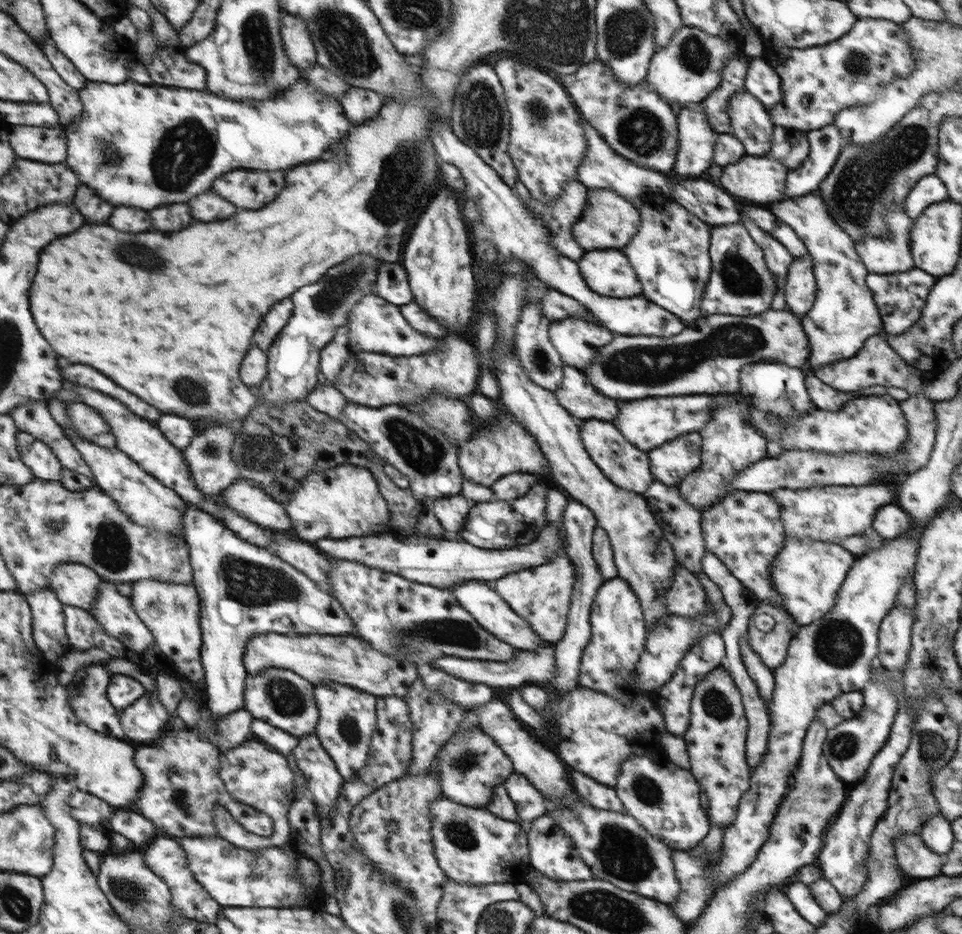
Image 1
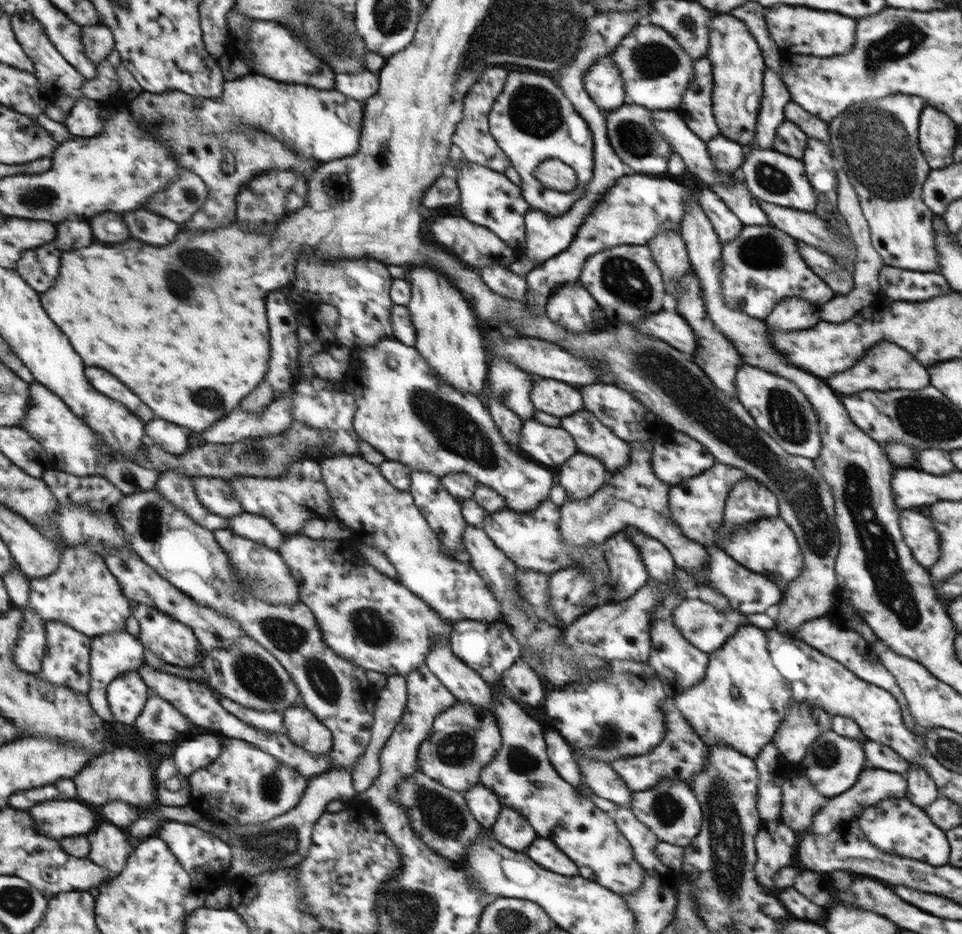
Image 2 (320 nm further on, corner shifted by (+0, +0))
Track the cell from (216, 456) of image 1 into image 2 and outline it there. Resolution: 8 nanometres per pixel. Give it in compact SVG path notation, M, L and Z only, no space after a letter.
M175 470L162 472L156 482L156 489L175 506L185 510L200 526L213 532L230 529L231 520L213 514L201 504L195 490L194 477Z

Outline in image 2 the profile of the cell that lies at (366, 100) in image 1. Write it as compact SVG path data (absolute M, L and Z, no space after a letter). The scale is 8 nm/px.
M363 69L351 74L336 73L336 89L349 98L364 101L373 97L378 90L378 75L376 72Z

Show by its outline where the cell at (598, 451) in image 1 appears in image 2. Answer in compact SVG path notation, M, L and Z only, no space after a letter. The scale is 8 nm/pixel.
M582 409L578 413L569 414L560 419L559 427L575 441L577 452L597 458L607 473L627 466L631 452L628 443L601 425L591 412Z

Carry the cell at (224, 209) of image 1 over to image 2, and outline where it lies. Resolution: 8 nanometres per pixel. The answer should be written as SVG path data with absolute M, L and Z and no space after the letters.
M185 169L179 176L181 178L177 178L177 182L169 184L159 194L153 194L147 202L147 208L175 222L187 222L207 202L209 188L195 171Z

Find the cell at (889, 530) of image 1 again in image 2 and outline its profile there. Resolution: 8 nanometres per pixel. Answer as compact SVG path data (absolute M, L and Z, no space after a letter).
M903 509L898 514L903 542L910 547L914 558L926 568L936 564L940 557L940 542L934 526L925 514Z

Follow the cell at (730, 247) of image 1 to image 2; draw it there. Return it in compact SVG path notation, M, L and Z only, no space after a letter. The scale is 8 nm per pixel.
M771 224L761 226L742 225L742 230L734 240L721 245L723 262L721 277L724 305L743 311L743 314L751 315L751 318L763 320L769 316L774 306L779 301L783 301L784 298L795 296L819 307L835 296L835 292L803 260L799 252L799 246L796 246L796 239L791 238L791 235Z

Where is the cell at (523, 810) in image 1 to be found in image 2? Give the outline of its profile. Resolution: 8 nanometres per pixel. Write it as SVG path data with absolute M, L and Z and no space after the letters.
M509 807L500 809L489 831L497 842L520 853L529 848L537 836L534 827L526 821L526 818Z

